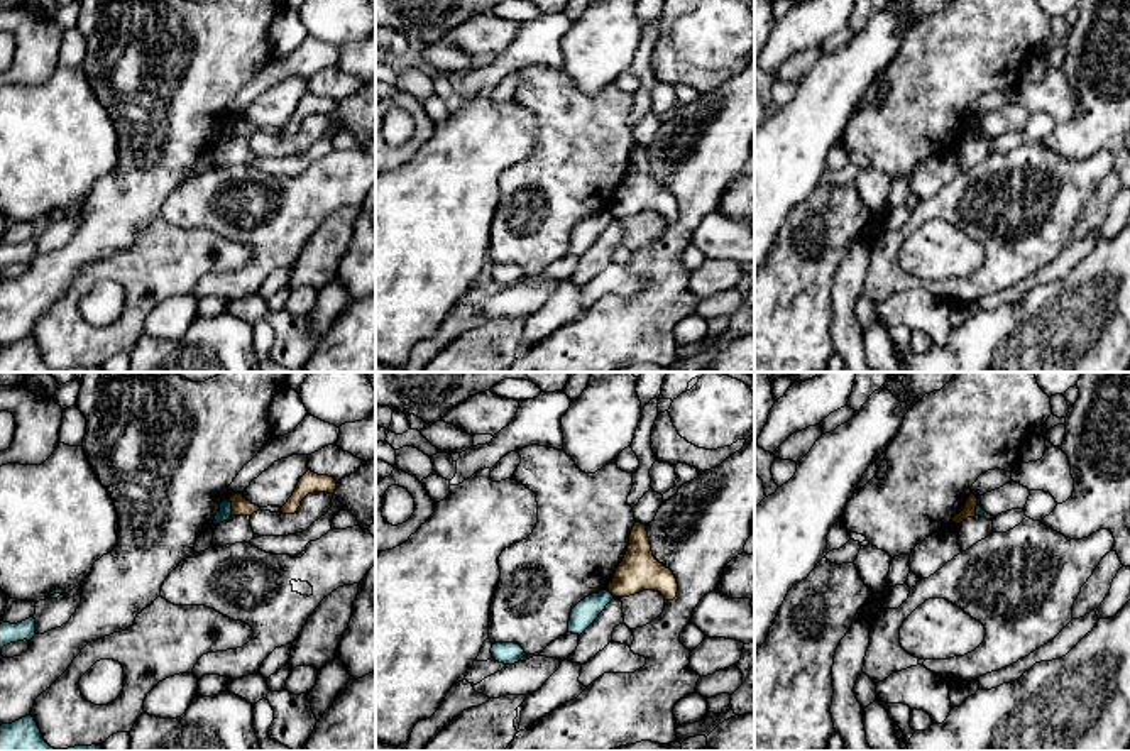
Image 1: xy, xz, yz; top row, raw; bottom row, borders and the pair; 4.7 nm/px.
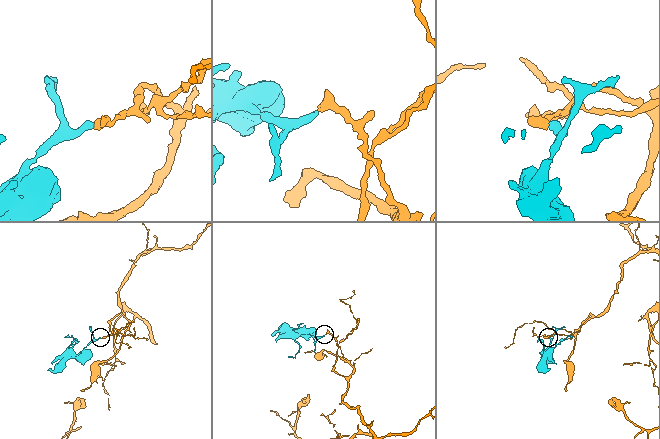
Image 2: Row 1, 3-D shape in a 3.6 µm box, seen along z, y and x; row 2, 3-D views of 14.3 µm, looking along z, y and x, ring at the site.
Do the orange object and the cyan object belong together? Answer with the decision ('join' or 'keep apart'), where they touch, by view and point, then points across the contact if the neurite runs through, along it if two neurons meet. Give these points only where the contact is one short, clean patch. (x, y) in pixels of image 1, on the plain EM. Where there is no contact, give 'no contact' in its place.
keep apart; contact xy (232, 129); border xy (229, 120), (232, 136)

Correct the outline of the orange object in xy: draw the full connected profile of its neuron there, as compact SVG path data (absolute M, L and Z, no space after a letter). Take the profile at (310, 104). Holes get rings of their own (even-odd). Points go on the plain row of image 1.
M308 91L298 103L293 117L288 120L288 123L281 129L279 134L282 135L294 135L298 129L301 127L301 122L313 113L328 113L333 115L337 110L337 101L328 96L318 96L311 91Z

